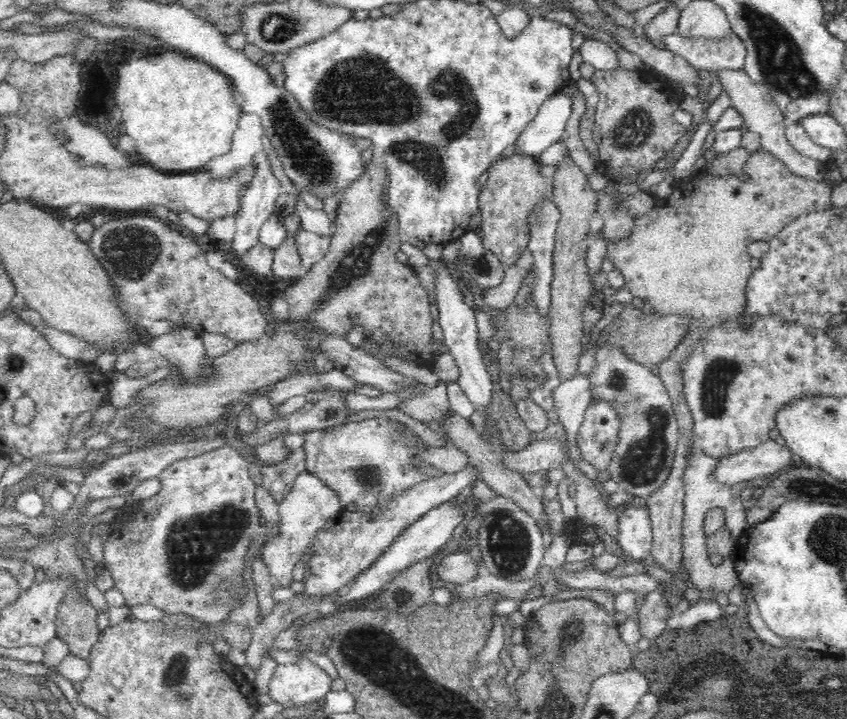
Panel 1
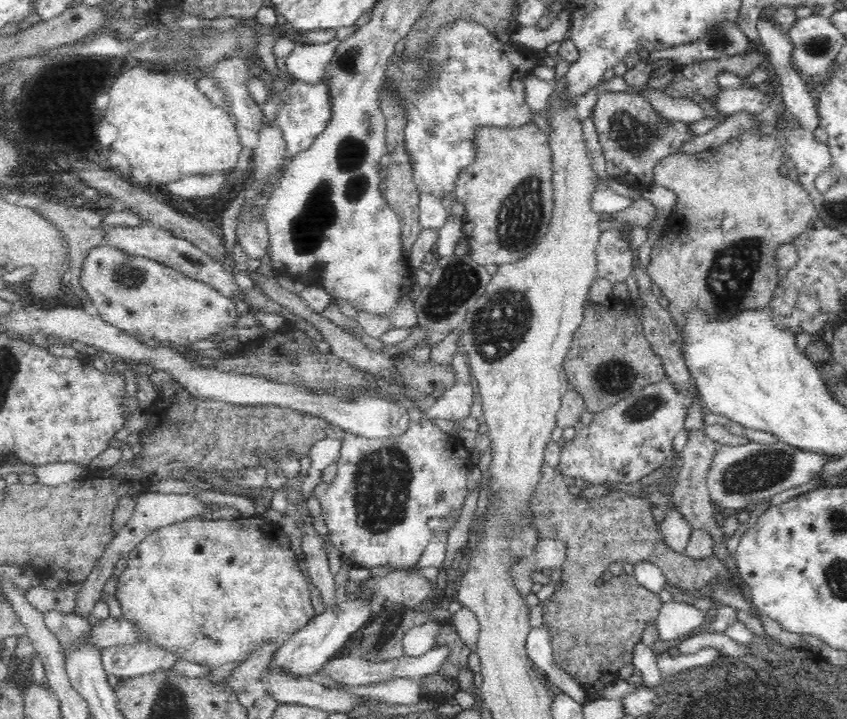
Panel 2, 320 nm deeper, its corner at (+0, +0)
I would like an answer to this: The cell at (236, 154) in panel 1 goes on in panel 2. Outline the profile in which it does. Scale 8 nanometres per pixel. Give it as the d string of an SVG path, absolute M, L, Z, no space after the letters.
M188 176L166 186L168 192L182 197L200 198L217 195L226 184L226 176Z

